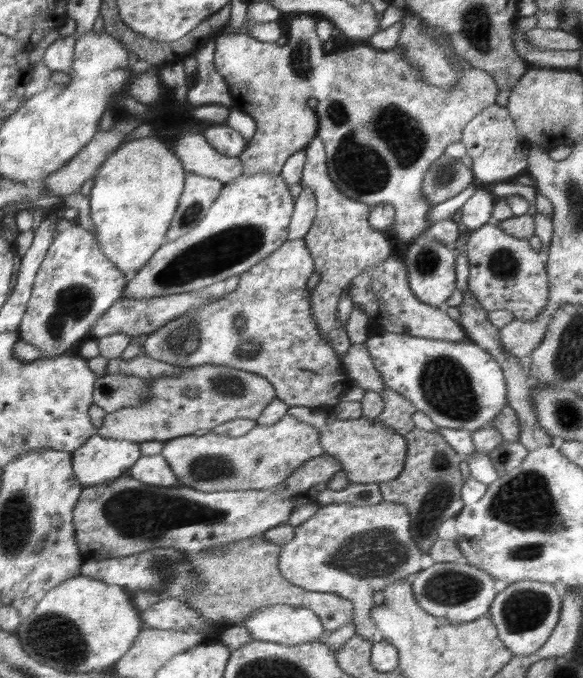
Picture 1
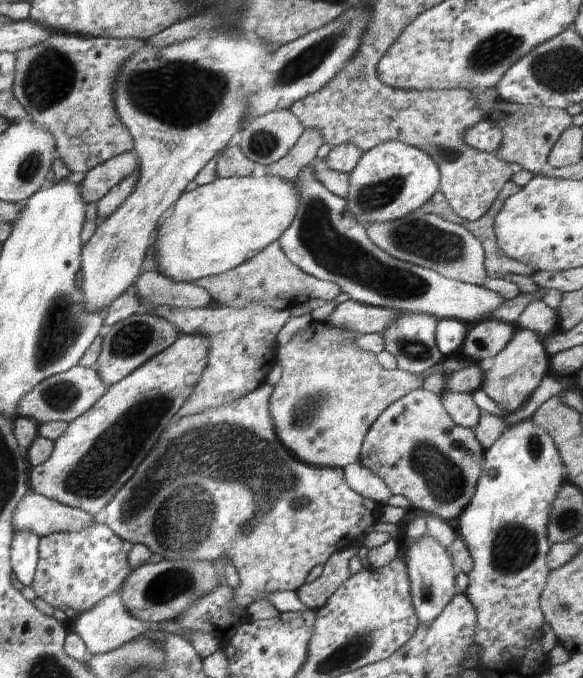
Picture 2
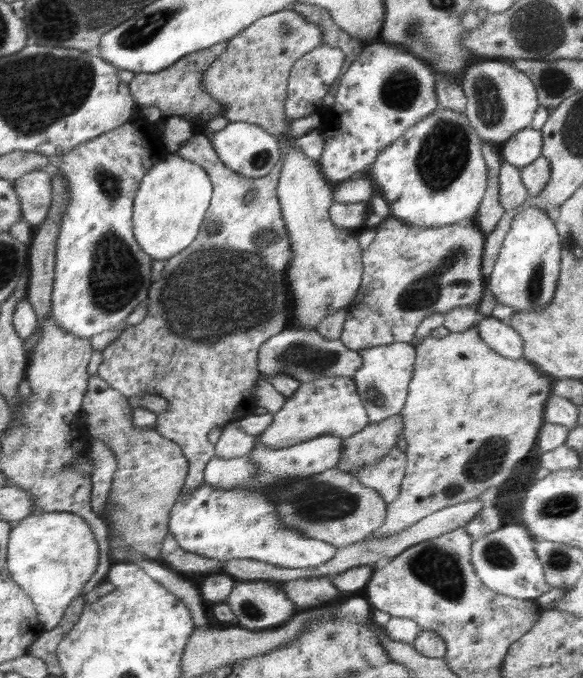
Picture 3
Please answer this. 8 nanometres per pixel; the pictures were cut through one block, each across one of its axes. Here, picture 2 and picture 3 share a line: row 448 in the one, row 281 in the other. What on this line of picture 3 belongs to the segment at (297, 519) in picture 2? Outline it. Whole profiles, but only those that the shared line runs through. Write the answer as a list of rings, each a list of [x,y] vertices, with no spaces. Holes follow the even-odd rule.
[[[200,132],[171,154],[195,162],[208,173],[213,187],[208,212],[196,240],[174,258],[170,257],[160,280],[149,286],[146,317],[132,328],[124,329],[102,350],[97,375],[126,397],[152,393],[168,401],[168,408],[158,414],[154,428],[164,439],[176,443],[188,460],[188,476],[182,488],[182,493],[188,496],[205,482],[206,464],[215,457],[215,446],[208,439],[210,430],[224,428],[255,413],[257,404],[252,390],[262,376],[257,369],[260,345],[290,328],[286,274],[291,259],[291,242],[276,192],[285,161],[284,145],[280,146],[276,166],[262,178],[248,178],[234,172],[219,159],[209,136]]]

